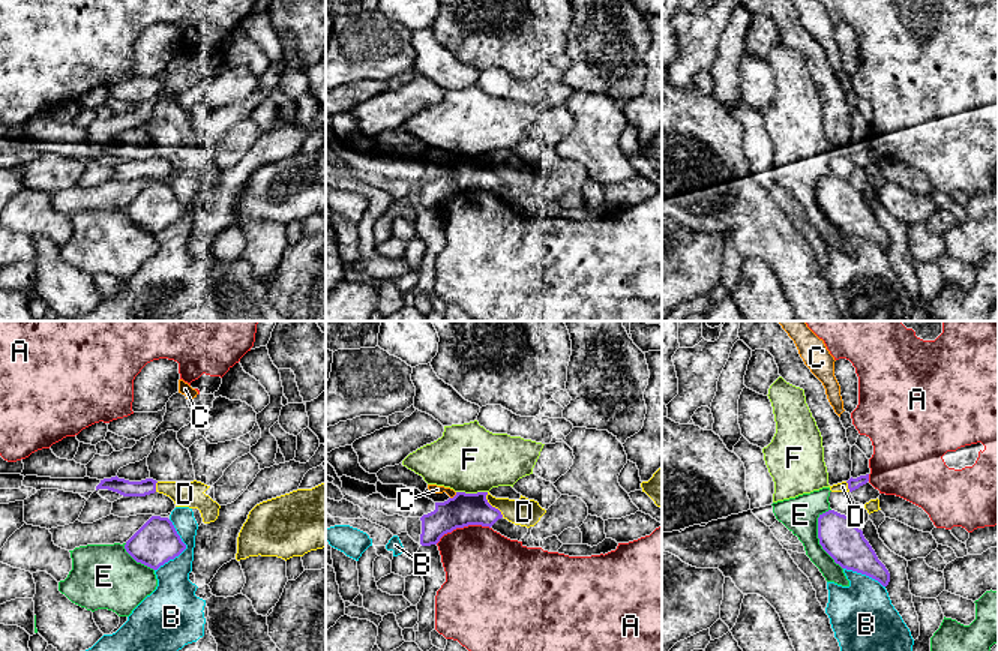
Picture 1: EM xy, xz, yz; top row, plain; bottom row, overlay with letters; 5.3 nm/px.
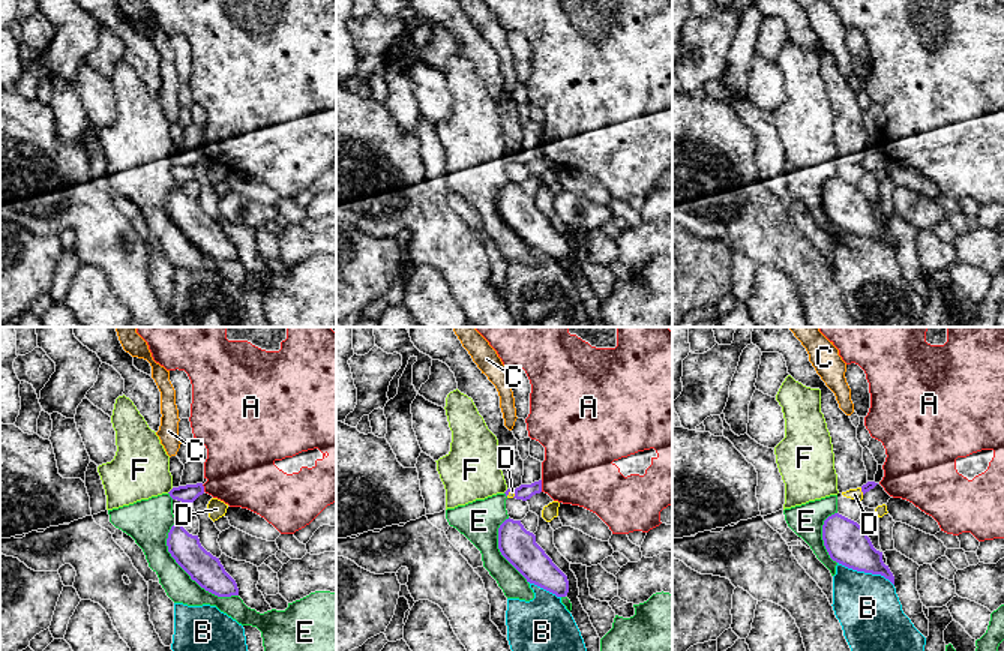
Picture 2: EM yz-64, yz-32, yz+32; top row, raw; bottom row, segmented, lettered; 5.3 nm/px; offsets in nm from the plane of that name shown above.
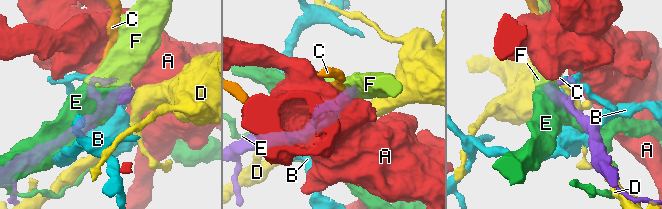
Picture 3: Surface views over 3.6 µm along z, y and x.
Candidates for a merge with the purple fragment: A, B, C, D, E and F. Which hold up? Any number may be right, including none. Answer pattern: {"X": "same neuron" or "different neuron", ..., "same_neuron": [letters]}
{"A": "different neuron", "B": "different neuron", "C": "different neuron", "D": "different neuron", "E": "different neuron", "F": "different neuron", "same_neuron": []}

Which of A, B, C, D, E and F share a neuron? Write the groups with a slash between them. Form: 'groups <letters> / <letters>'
groups A / B / C / D / E F

